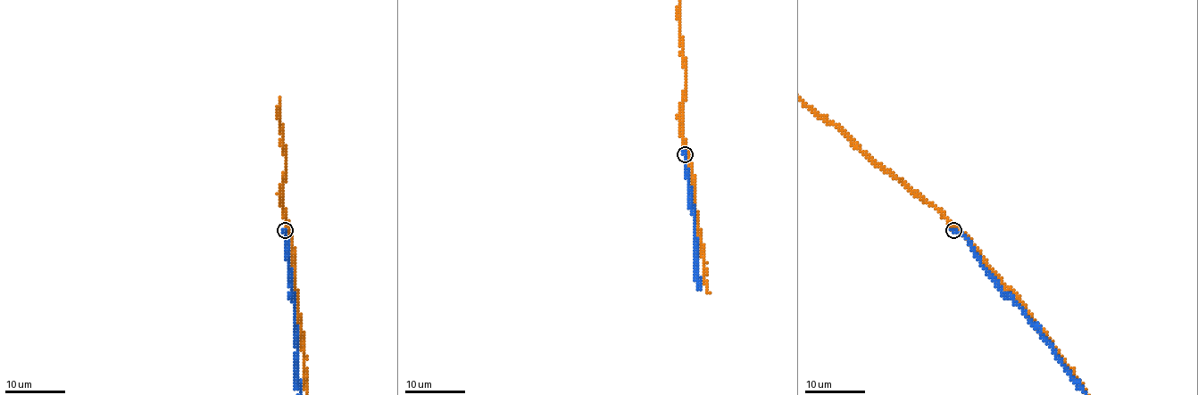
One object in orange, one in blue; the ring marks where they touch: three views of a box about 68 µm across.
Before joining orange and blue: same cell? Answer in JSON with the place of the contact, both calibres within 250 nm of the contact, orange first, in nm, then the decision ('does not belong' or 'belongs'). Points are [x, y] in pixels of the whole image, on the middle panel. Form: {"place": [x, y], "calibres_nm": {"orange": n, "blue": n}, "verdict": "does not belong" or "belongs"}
{"place": [685, 154], "calibres_nm": {"orange": 500, "blue": 280}, "verdict": "does not belong"}

